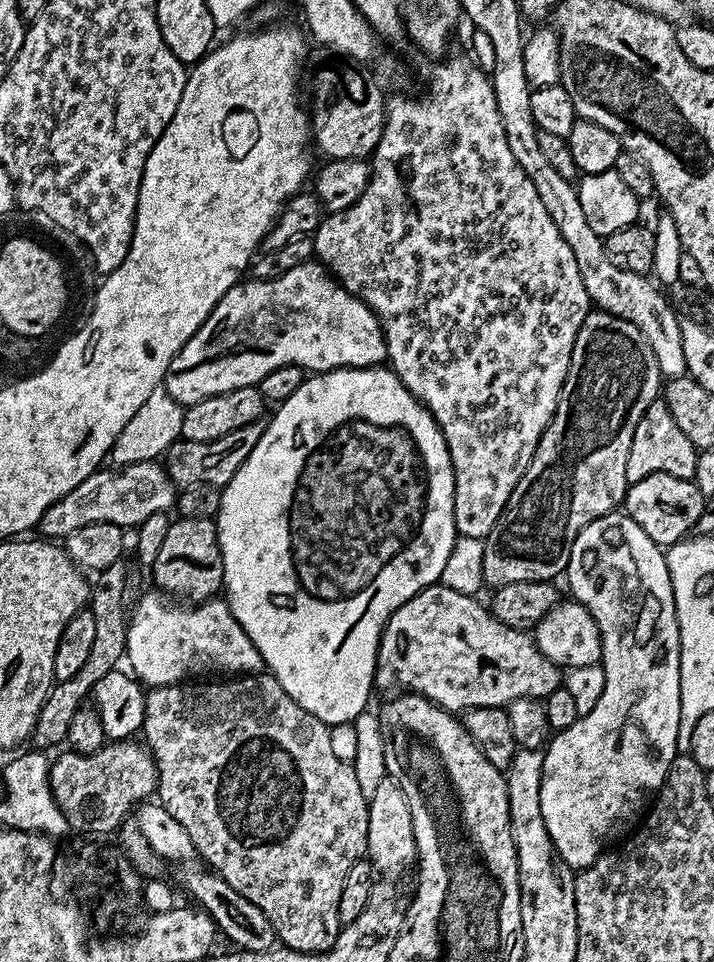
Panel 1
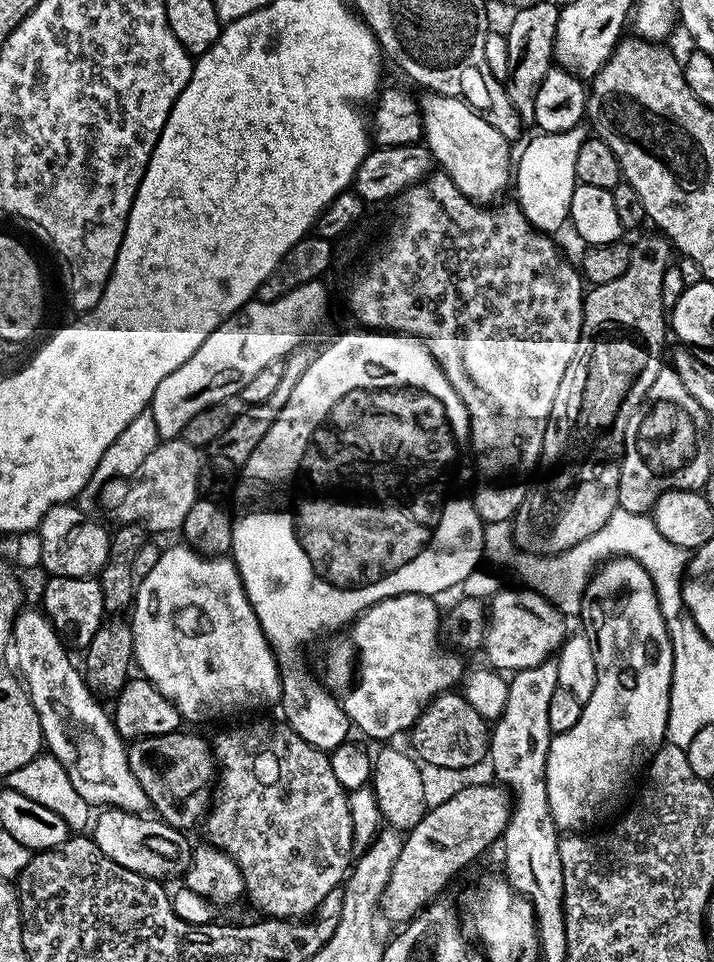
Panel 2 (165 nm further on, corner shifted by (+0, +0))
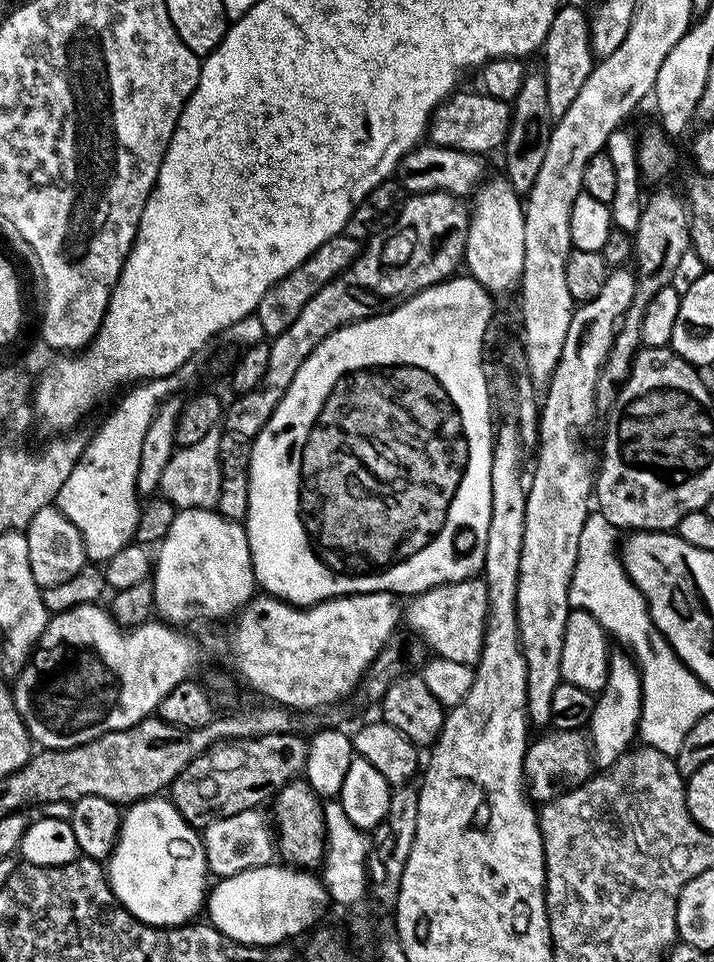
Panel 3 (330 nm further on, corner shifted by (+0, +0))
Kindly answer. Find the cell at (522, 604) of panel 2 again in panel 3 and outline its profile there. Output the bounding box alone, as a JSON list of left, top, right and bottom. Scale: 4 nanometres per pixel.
[402,578,488,665]

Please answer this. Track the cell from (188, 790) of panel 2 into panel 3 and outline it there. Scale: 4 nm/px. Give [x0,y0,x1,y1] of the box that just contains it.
[170,732,307,830]

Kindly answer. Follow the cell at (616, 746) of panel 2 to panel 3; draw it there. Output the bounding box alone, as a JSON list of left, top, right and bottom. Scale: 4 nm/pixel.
[587,651,642,762]

